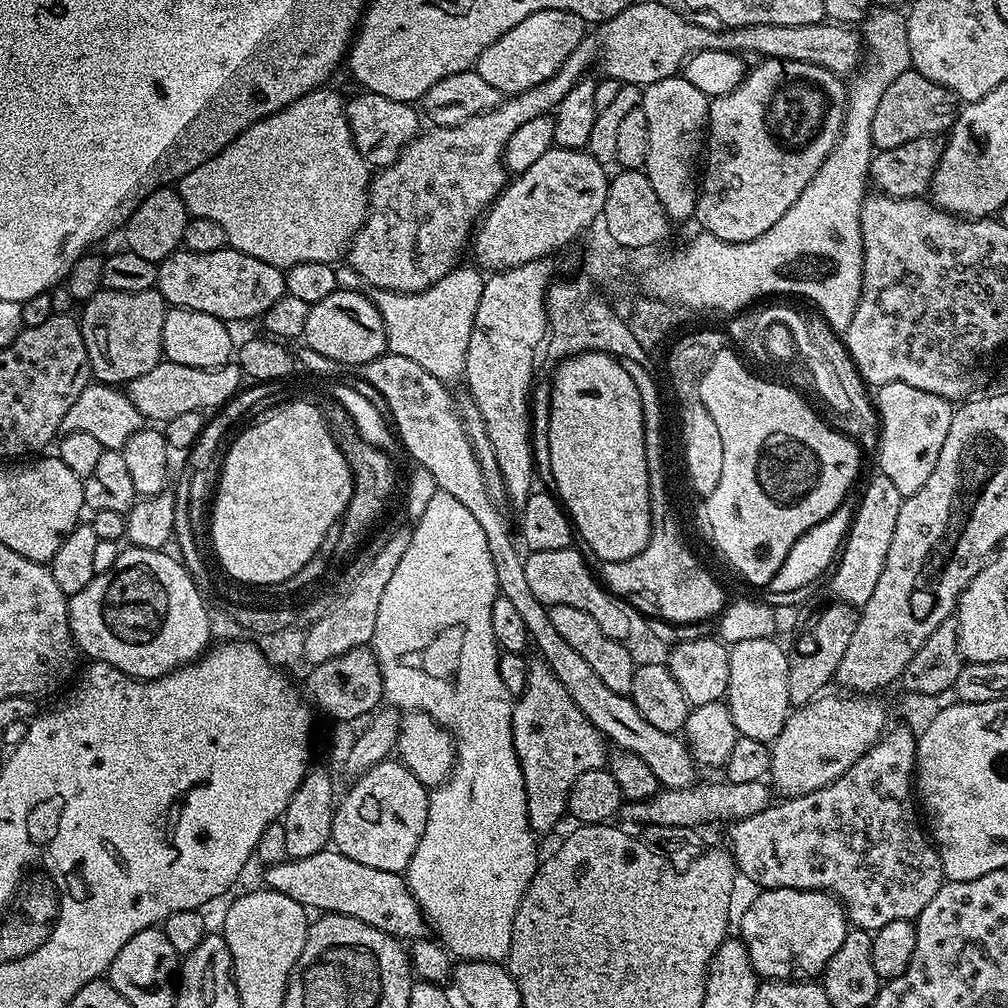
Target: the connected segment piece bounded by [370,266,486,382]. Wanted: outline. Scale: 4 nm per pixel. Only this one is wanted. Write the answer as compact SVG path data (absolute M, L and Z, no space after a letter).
M464 267L453 268L446 278L421 292L376 290L370 296L382 314L387 351L410 358L410 362L418 362L422 370L445 382L459 381L463 377L470 330L474 330L474 314L478 314L478 298L482 298L482 286L486 279L479 267Z

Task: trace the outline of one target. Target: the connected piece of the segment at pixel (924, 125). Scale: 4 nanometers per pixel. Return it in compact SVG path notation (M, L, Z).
M915 70L898 74L898 78L886 86L886 94L882 94L878 110L874 110L872 147L876 150L893 148L914 138L947 133L956 121L957 111L958 101L949 88L944 88L938 82L930 82L930 78Z

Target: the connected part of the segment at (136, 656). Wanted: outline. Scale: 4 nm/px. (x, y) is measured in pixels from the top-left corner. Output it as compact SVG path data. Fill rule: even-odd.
M125 547L125 552L120 552L112 560L112 565L108 569L97 571L96 576L89 584L82 586L78 594L68 597L68 617L70 618L70 630L76 643L77 649L84 652L92 662L109 664L118 670L122 670L127 676L133 676L135 680L157 680L160 676L170 674L181 664L190 664L194 660L199 660L210 647L213 639L210 630L210 618L208 617L209 605L204 605L204 596L201 589L190 578L190 574L180 563L179 559L171 551L159 548L134 548Z

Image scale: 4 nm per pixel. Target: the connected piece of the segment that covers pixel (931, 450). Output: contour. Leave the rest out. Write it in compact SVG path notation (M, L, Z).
M890 382L875 389L874 407L878 413L879 471L894 482L901 498L922 490L926 478L934 474L946 434L950 434L953 401L906 386L906 382Z

